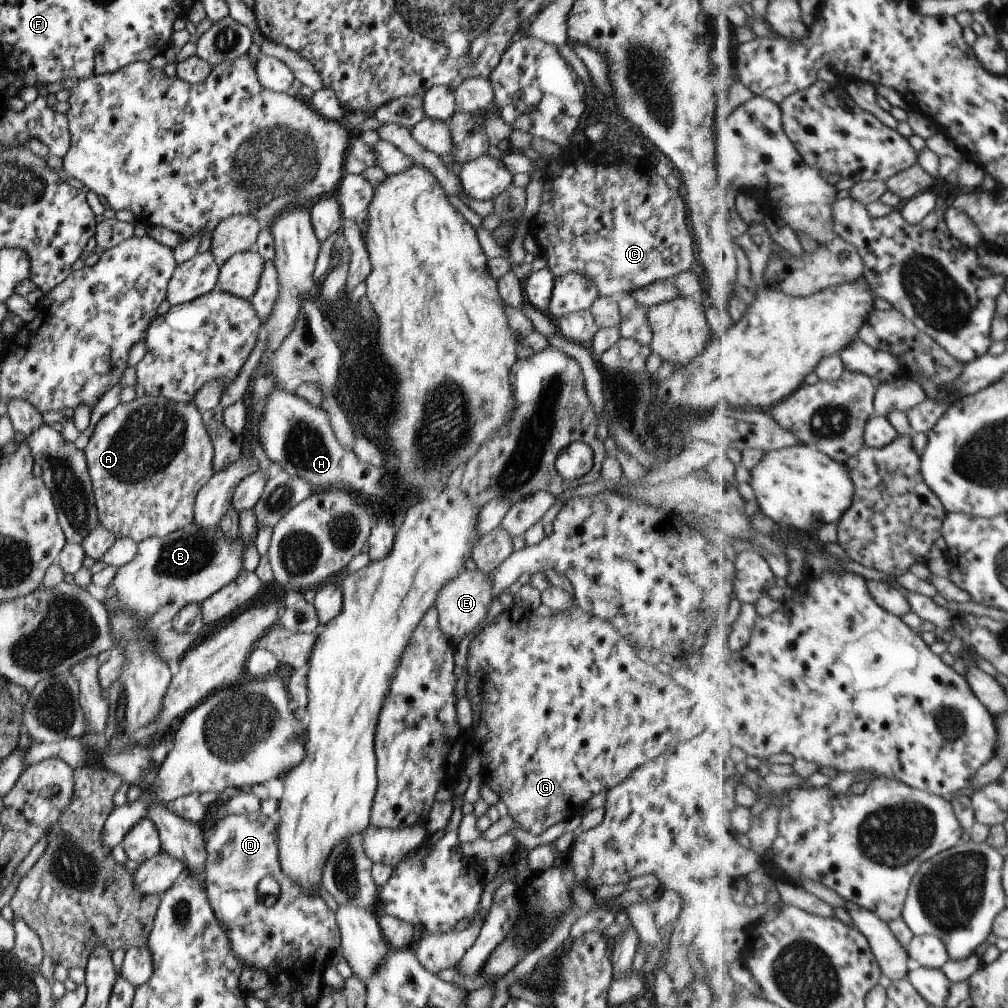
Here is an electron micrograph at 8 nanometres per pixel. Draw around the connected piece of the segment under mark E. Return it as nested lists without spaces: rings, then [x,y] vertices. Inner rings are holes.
[[[464,568],[456,578],[446,582],[446,586],[442,586],[434,604],[439,614],[442,634],[451,643],[455,645],[459,643],[462,638],[485,620],[495,596],[493,586],[494,582],[492,582],[490,574],[482,570],[470,570],[467,568]]]

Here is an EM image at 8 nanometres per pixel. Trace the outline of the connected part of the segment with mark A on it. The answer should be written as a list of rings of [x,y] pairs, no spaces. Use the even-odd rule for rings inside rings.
[[[151,395],[136,396],[128,403],[119,403],[112,411],[105,414],[96,424],[95,429],[84,448],[86,462],[88,463],[88,472],[92,481],[94,498],[97,506],[99,523],[110,530],[117,539],[128,537],[134,542],[142,542],[150,537],[162,538],[180,530],[185,526],[194,523],[194,502],[199,490],[210,480],[213,475],[212,458],[214,458],[214,446],[210,435],[202,422],[202,415],[198,407],[192,402],[189,405],[179,405],[176,402],[170,402],[164,397],[152,397]]]

